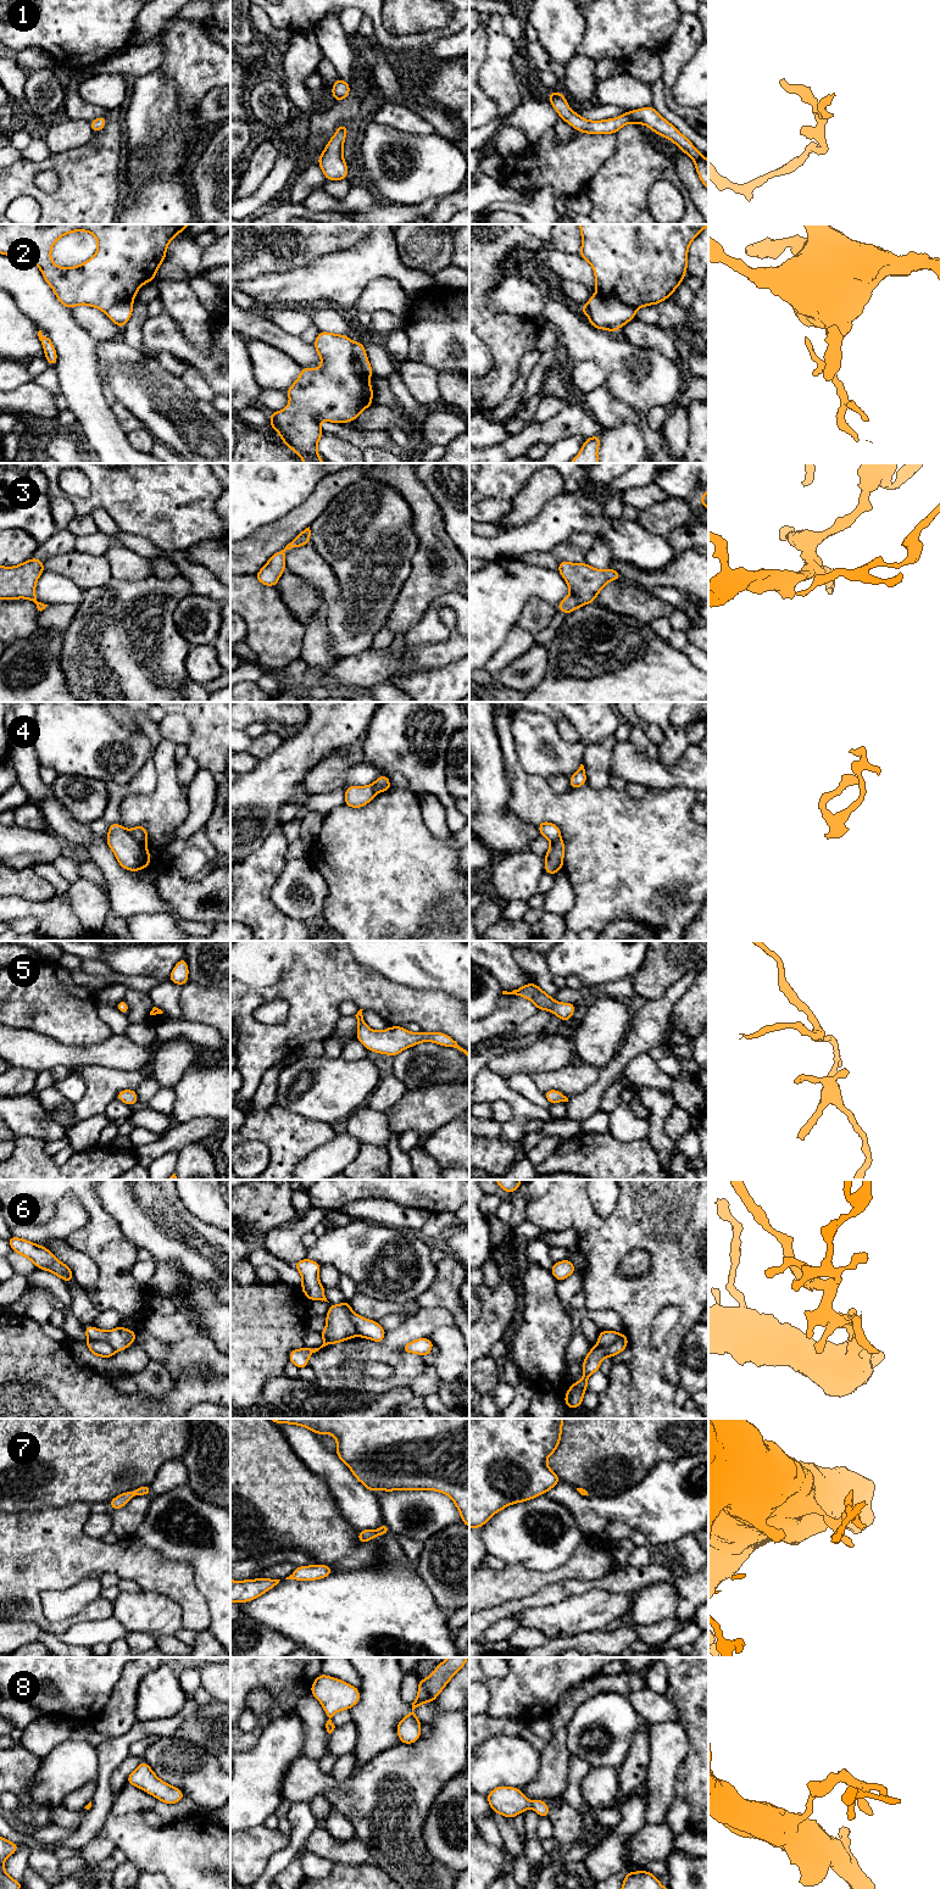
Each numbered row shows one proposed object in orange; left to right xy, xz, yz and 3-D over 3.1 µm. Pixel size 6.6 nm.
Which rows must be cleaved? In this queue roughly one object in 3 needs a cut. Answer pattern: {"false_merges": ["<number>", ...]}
{"false_merges": ["2", "4", "6"]}

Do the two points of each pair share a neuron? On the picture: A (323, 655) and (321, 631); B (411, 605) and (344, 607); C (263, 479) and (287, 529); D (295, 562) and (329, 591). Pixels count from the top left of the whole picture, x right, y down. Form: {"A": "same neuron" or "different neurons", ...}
{"A": "same neuron", "B": "different neurons", "C": "different neurons", "D": "same neuron"}

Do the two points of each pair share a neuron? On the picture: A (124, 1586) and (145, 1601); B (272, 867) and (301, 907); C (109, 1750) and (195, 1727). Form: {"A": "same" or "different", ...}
{"A": "different", "B": "different", "C": "different"}

